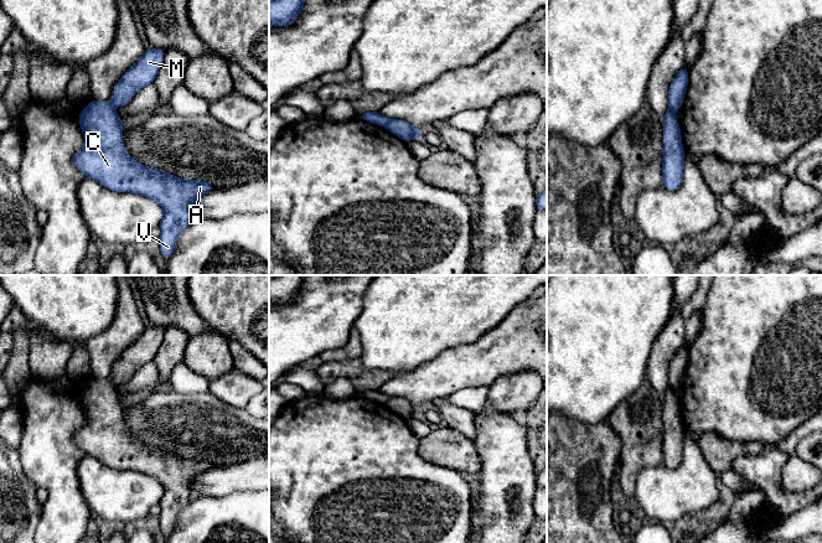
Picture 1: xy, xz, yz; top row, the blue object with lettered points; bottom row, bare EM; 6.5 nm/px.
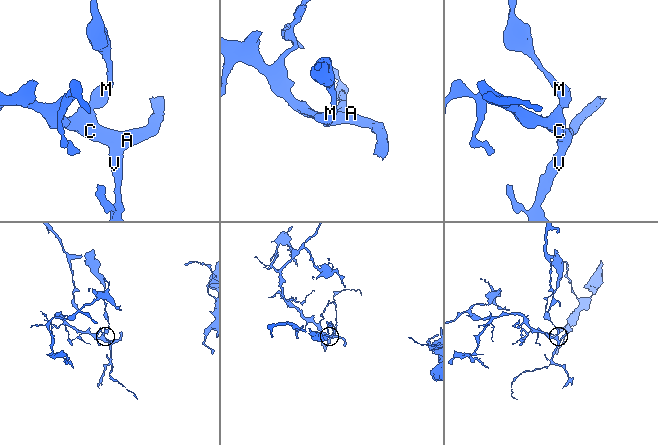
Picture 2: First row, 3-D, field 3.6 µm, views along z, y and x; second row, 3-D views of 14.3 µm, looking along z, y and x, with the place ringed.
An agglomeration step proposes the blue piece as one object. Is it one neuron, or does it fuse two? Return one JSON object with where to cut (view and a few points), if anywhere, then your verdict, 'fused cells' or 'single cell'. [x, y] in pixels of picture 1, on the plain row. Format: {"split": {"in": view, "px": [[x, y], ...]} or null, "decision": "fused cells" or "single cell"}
{"split": {"in": "xz", "px": [[391, 397], [384, 403]]}, "decision": "fused cells"}

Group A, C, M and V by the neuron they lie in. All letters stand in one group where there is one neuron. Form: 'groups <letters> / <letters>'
groups A C V / M

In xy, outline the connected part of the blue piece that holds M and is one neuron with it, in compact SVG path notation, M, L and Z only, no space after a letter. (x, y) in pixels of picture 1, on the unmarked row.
M146 327L141 336L122 353L114 364L112 374L113 384L125 383L139 367L154 361L164 335L164 327Z

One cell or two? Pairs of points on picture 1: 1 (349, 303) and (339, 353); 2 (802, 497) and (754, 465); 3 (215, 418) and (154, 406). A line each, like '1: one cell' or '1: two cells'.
1: two cells
2: one cell
3: one cell

